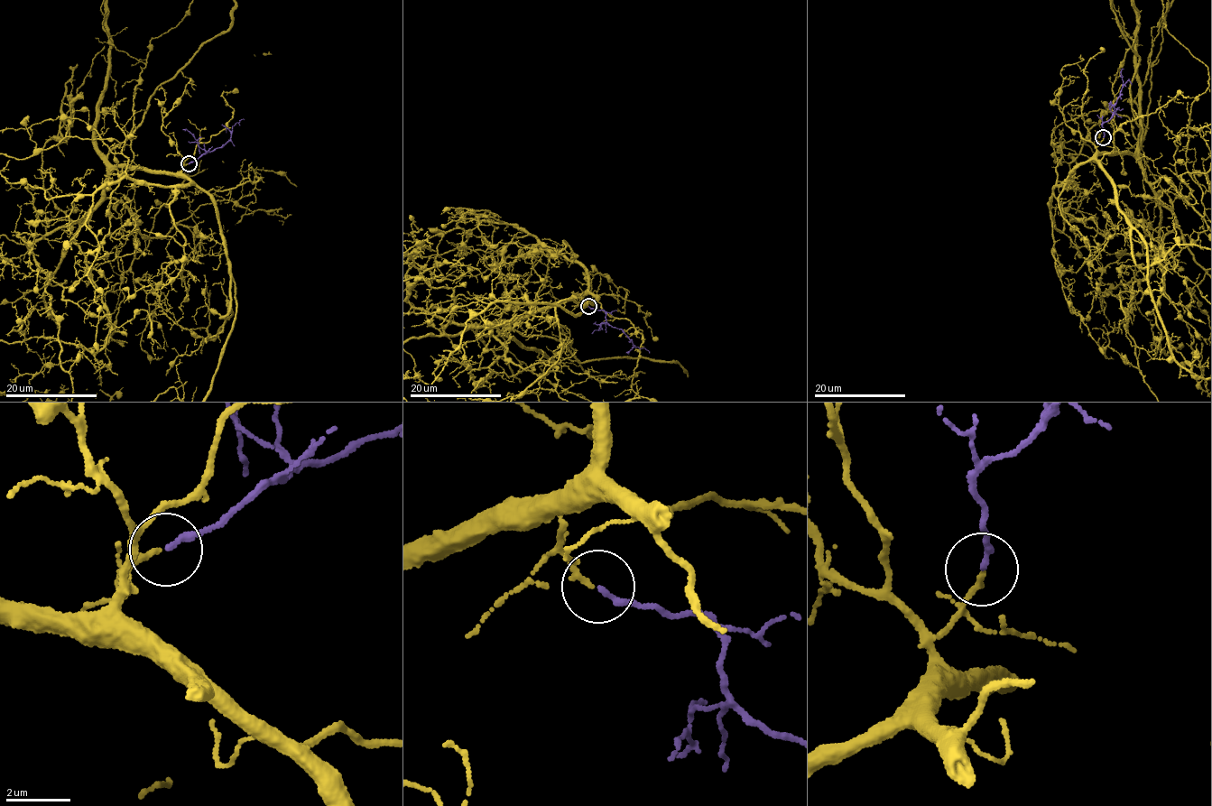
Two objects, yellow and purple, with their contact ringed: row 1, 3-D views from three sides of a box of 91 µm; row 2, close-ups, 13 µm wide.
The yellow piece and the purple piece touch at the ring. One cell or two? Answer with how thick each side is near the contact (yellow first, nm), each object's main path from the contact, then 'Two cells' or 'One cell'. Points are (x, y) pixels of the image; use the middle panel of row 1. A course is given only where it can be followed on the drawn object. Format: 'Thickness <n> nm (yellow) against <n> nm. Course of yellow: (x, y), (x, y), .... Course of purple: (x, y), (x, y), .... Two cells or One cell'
Thickness 170 nm (yellow) against 190 nm. Course of purple: (588, 306), (601, 310), (606, 313), (606, 322), (625, 334), (635, 347), (643, 347), (649, 353). One cell

